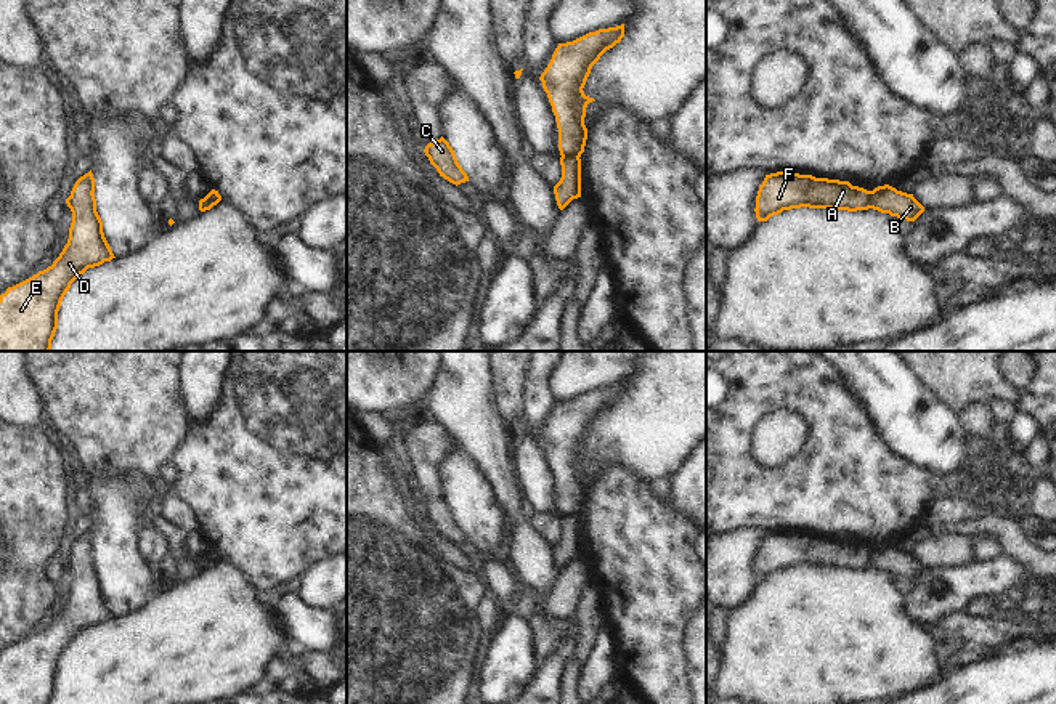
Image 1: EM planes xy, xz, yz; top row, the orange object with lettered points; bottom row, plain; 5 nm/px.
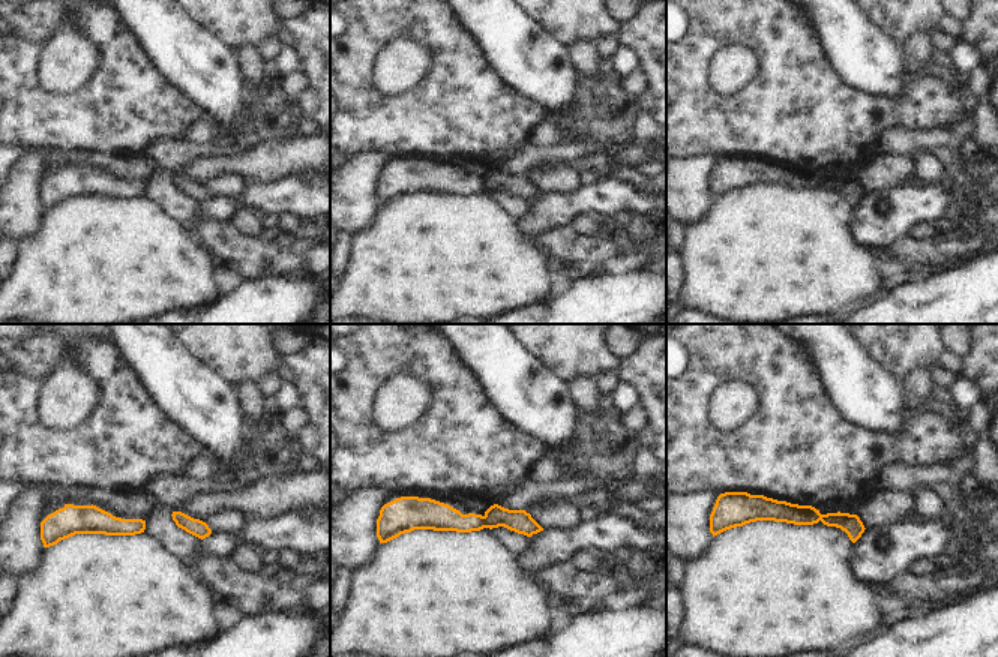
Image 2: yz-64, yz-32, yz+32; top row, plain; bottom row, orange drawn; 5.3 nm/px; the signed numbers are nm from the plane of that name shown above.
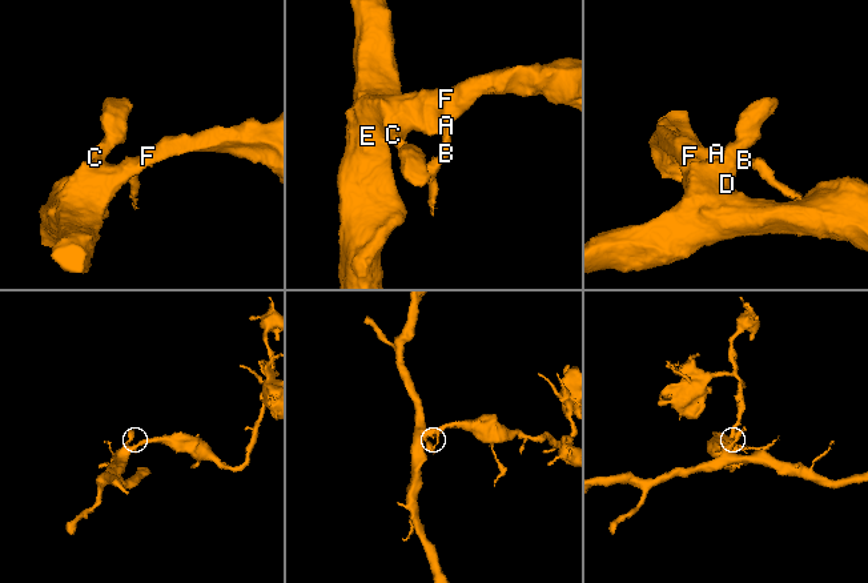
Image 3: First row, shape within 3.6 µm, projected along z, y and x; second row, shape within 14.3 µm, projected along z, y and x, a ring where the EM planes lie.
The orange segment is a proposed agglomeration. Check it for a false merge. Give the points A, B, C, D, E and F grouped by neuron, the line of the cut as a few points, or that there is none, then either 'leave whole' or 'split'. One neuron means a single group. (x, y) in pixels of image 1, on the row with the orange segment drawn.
groups A C D E F / B; cut xz (578, 156), (562, 157); split

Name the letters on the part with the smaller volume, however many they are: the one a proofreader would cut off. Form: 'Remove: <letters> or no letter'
Remove: B

